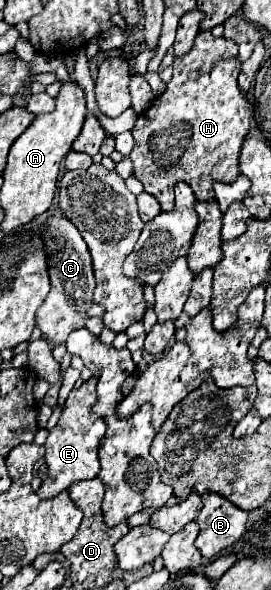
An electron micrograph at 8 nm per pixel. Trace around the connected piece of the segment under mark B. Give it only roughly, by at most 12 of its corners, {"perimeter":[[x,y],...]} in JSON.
{"perimeter":[[202,494],[196,546],[214,558],[242,538],[248,514]]}

